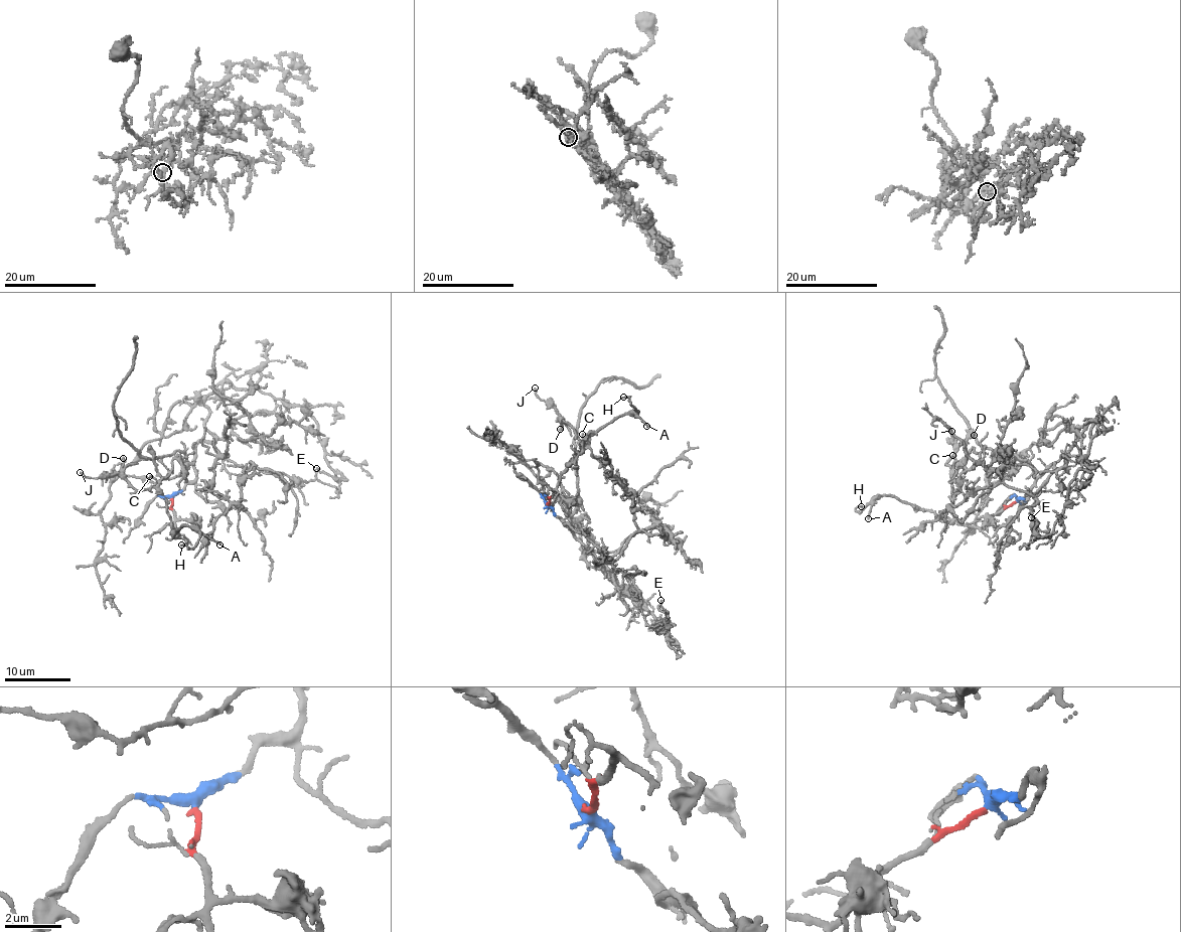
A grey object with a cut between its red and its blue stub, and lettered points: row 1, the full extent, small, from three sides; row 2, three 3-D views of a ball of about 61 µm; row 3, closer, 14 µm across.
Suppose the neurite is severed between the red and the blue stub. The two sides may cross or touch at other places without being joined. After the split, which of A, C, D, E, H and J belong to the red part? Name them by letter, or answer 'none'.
A, C, D, H, J

